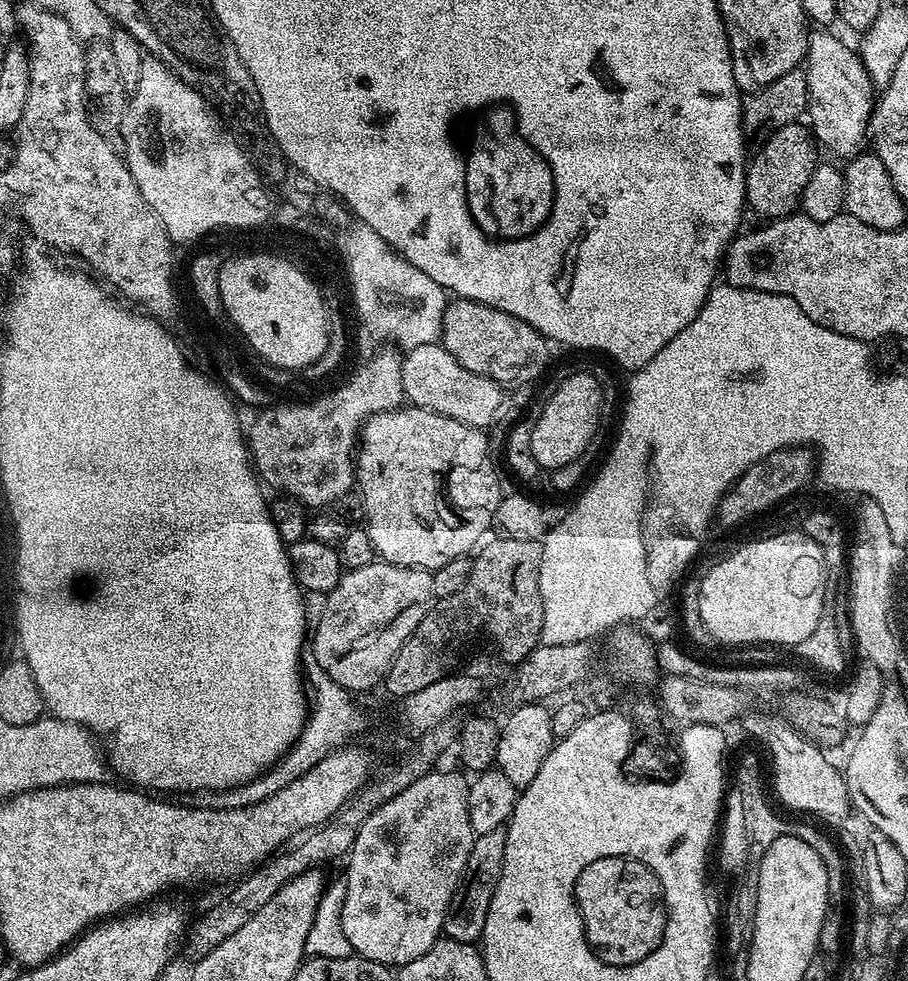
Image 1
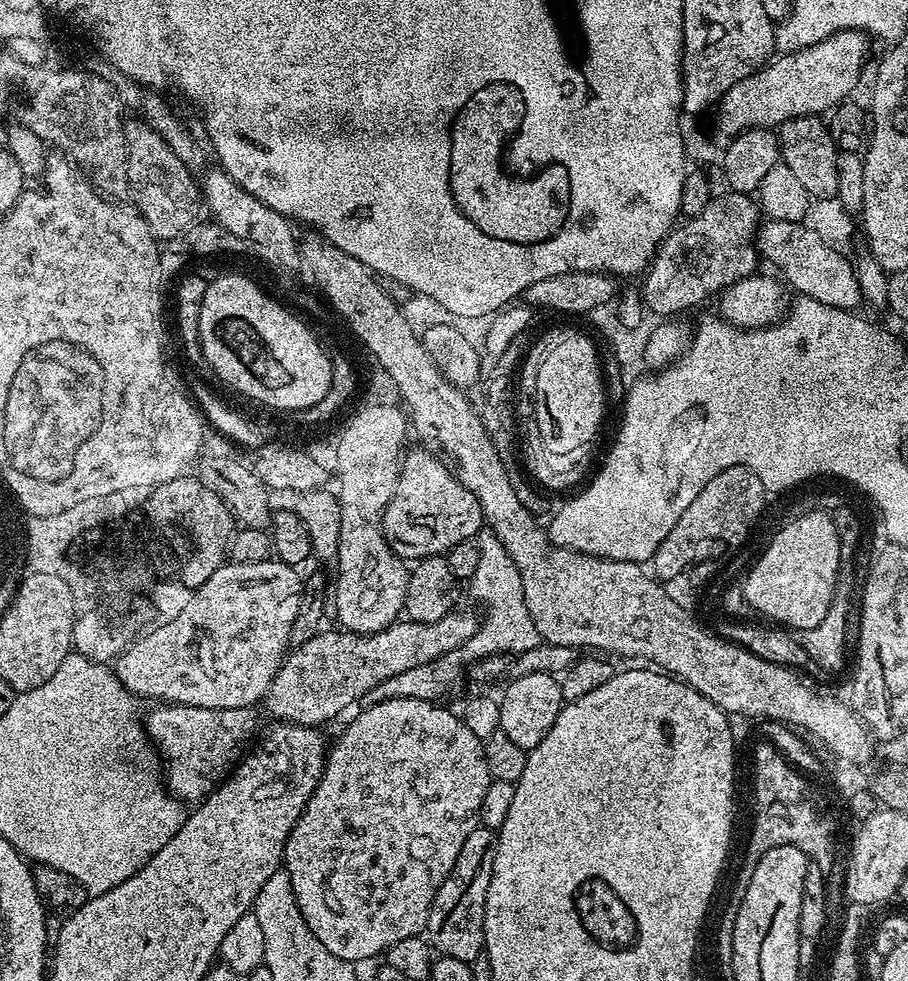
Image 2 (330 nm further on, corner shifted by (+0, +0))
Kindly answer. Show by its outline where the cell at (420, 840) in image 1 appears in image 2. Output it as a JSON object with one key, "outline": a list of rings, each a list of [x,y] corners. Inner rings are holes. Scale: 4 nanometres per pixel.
{"outline":[[[392,694],[389,700],[380,700],[369,708],[364,708],[344,728],[344,733],[336,740],[336,745],[326,752],[324,769],[320,775],[314,794],[306,802],[302,814],[296,819],[292,833],[284,847],[283,867],[290,874],[290,882],[294,890],[294,898],[298,902],[298,910],[302,910],[302,918],[306,926],[338,958],[349,962],[368,960],[371,956],[387,953],[394,942],[402,942],[402,938],[419,936],[427,929],[430,918],[430,906],[442,886],[442,882],[450,874],[454,862],[458,858],[458,850],[462,850],[462,842],[480,824],[480,807],[486,795],[489,782],[488,767],[484,757],[484,745],[474,736],[473,731],[464,724],[461,717],[450,709],[443,708],[440,702],[419,700],[416,696]]]}

